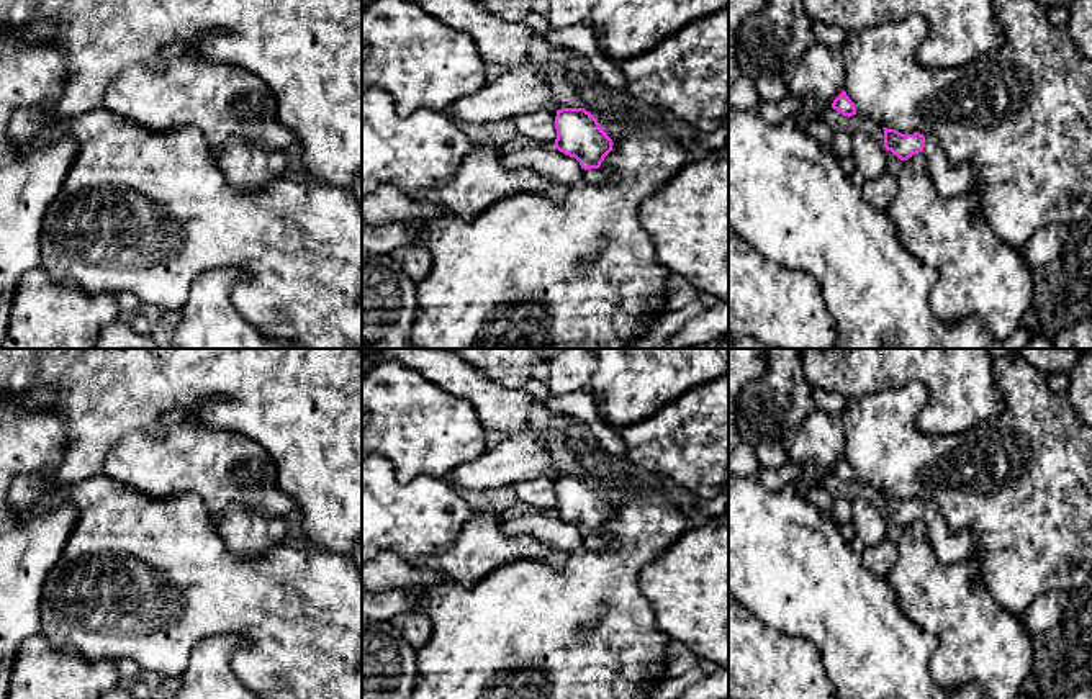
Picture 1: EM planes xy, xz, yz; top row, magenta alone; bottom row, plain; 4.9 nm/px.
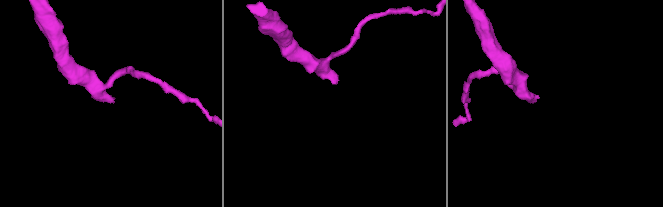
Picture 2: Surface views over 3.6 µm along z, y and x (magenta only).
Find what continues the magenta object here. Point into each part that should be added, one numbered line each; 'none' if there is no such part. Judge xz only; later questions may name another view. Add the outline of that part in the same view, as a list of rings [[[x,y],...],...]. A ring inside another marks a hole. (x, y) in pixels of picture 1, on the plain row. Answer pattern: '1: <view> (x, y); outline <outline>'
1: xz (595, 542); outline [[[598,535],[586,537],[586,543],[588,543],[589,548],[594,548],[598,552],[604,550],[604,540]]]

